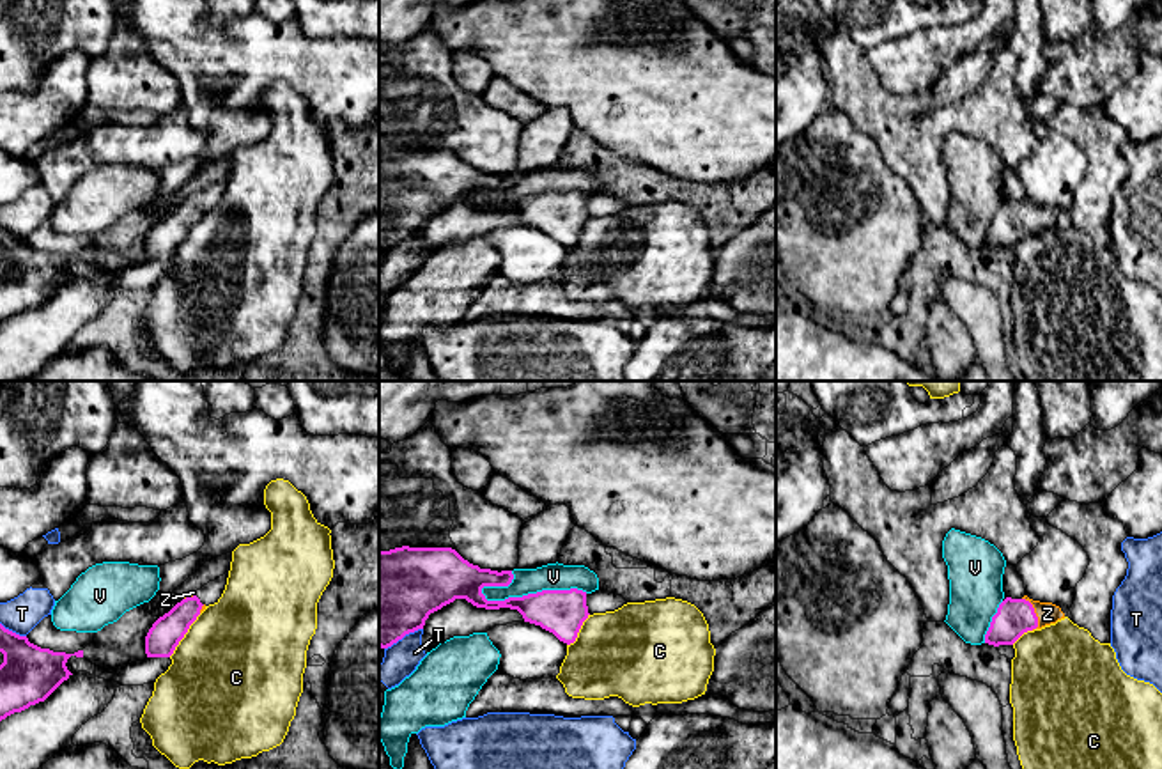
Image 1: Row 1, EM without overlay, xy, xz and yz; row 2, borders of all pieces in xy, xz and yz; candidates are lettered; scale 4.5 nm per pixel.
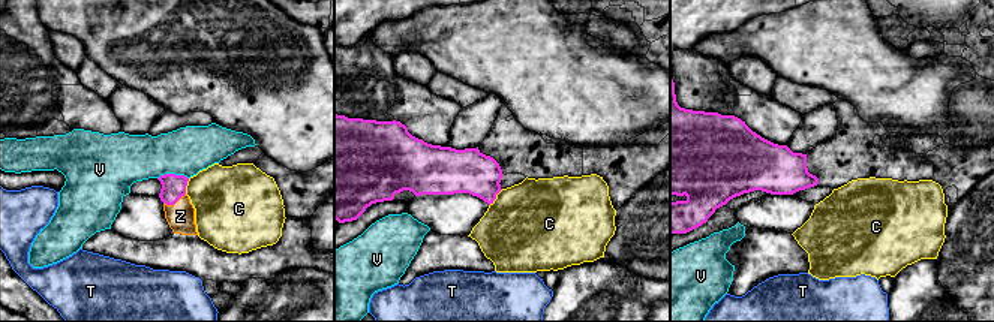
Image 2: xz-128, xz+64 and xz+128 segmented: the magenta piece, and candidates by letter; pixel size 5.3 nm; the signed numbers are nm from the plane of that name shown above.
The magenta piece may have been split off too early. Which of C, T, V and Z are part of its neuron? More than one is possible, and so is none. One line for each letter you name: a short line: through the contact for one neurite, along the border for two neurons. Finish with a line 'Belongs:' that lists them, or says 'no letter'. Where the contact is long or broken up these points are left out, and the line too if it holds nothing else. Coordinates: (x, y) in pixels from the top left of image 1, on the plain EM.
Z: Line: yz (1014, 220), (1035, 217), (1047, 217)
Belongs: Z

